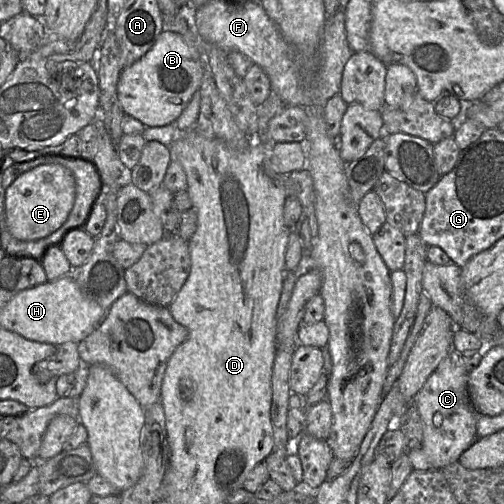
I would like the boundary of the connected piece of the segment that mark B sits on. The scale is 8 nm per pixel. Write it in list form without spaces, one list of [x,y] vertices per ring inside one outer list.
[[[162,31],[144,56],[121,71],[117,82],[117,98],[123,112],[140,121],[145,127],[174,124],[193,94],[199,91],[203,75],[204,53],[201,49],[190,46],[178,33]]]

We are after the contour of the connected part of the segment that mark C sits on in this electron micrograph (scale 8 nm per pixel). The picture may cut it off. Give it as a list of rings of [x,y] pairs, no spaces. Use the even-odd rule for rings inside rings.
[[[452,350],[436,367],[424,382],[413,398],[422,420],[422,443],[419,448],[408,449],[407,454],[413,470],[438,470],[446,465],[458,461],[460,455],[469,448],[477,439],[476,422],[478,414],[475,411],[468,392],[468,373],[462,359],[461,353]]]

